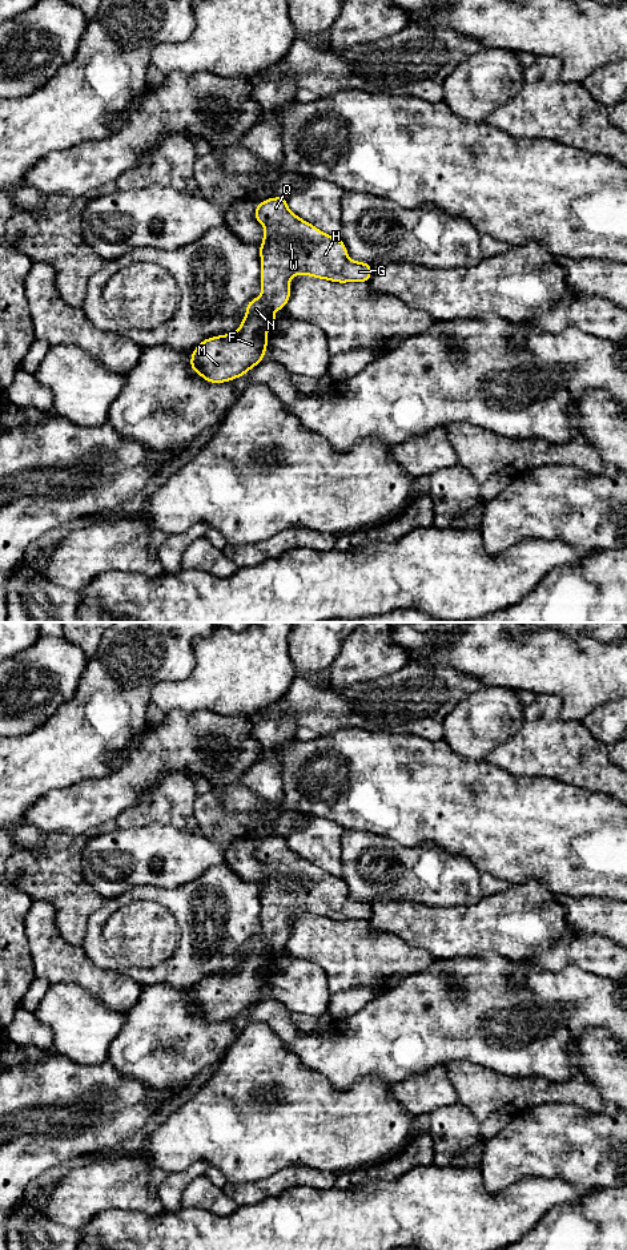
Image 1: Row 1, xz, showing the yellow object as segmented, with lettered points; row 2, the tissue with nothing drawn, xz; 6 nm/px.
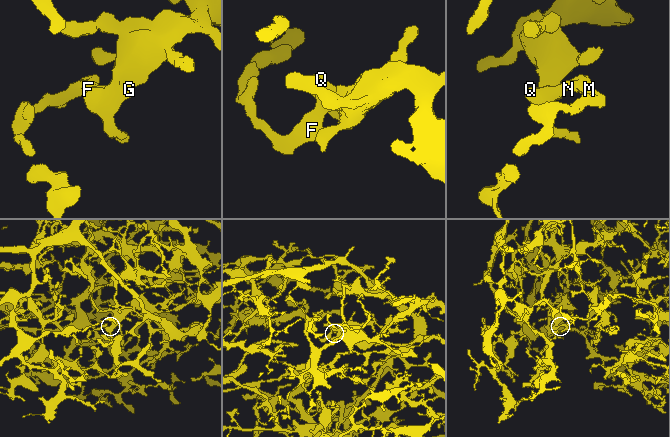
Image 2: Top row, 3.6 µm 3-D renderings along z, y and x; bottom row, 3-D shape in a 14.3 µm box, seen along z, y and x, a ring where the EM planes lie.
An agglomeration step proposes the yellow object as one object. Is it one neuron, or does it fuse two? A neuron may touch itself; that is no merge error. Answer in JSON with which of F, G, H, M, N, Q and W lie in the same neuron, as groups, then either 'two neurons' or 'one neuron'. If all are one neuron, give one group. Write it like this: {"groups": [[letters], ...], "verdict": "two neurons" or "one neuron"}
{"groups": [["F", "G", "H", "M", "N", "Q", "W"]], "verdict": "one neuron"}

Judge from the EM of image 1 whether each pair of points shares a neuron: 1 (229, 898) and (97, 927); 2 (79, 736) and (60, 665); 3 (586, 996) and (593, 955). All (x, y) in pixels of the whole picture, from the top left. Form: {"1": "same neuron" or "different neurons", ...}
{"1": "same neuron", "2": "different neurons", "3": "different neurons"}

